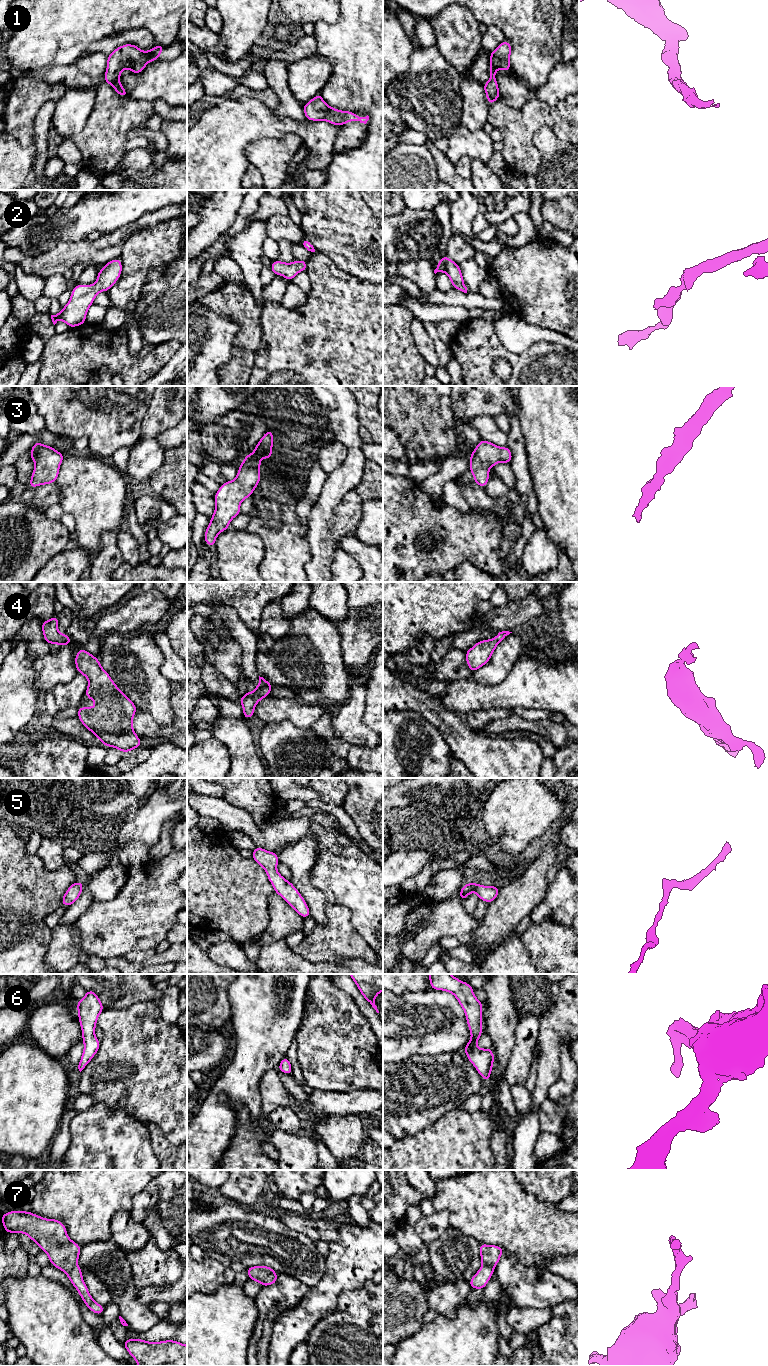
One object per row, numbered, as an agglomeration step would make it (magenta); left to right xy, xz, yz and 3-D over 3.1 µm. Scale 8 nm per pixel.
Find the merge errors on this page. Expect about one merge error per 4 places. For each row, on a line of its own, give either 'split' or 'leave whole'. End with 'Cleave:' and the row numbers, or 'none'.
1: leave whole
2: leave whole
3: leave whole
4: leave whole
5: leave whole
6: leave whole
7: leave whole
Cleave: none

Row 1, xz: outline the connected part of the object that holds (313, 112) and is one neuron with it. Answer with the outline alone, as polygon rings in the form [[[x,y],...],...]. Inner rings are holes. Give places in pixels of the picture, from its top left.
[[[320,93],[316,94],[313,99],[303,105],[303,112],[307,120],[321,121],[325,120],[332,125],[345,125],[354,122],[366,124],[369,116],[359,117],[355,112],[341,111],[333,107],[329,107],[323,100]]]

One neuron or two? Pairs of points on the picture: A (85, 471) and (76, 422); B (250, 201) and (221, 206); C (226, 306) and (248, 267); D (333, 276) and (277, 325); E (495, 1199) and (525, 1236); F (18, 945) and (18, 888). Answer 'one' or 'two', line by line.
A: two
B: two
C: two
D: one
E: one
F: one

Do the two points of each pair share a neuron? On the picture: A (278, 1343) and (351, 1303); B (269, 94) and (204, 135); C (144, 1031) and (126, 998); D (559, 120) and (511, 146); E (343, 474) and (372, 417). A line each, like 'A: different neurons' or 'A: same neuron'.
A: different neurons
B: different neurons
C: different neurons
D: same neuron
E: different neurons

